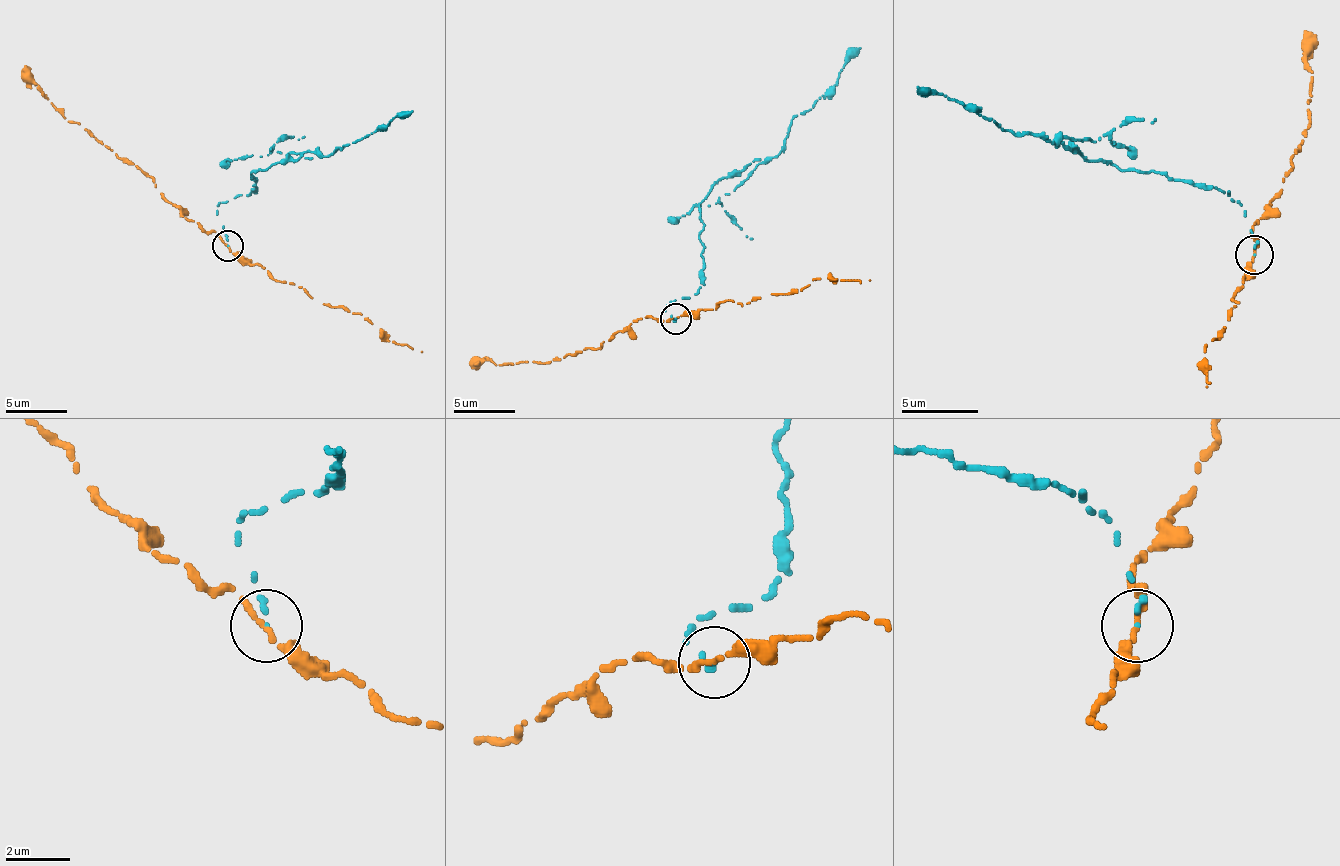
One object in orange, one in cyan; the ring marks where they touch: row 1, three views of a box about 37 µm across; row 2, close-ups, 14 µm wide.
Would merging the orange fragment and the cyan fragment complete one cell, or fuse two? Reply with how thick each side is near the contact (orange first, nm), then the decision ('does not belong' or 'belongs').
calibres 240 and 150 nm; does not belong

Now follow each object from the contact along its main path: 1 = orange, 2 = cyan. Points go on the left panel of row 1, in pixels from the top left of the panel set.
1: (225, 245), (216, 232), (188, 220), (148, 177), (47, 100), (25, 66)
2: (228, 245), (216, 205), (247, 195), (256, 183), (253, 171), (299, 152), (330, 155), (413, 109)

